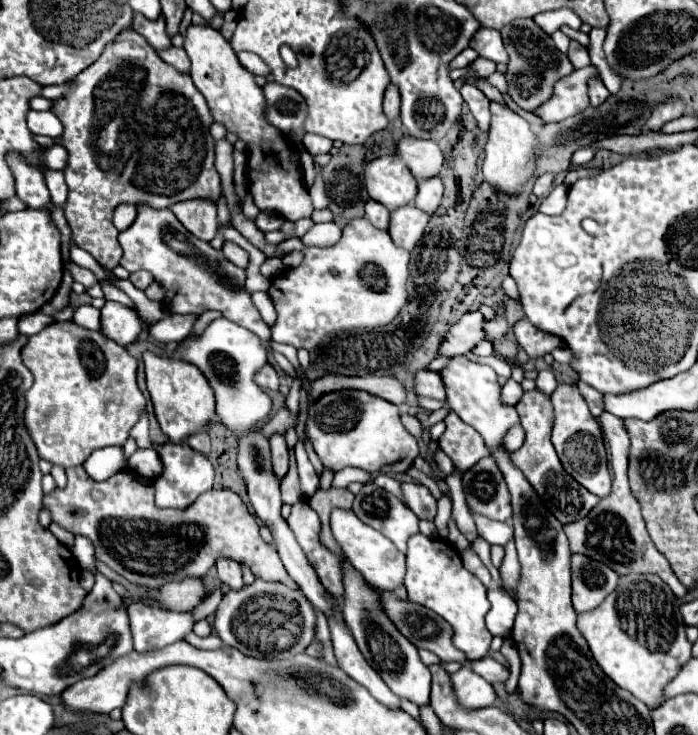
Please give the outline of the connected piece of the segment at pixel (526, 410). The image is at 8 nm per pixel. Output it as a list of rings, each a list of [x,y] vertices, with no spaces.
[[[531,390],[525,392],[523,398],[519,400],[519,404],[515,406],[519,412],[519,420],[521,426],[525,428],[525,444],[523,448],[519,448],[517,452],[513,452],[509,458],[513,460],[513,466],[517,466],[523,476],[529,480],[529,484],[535,488],[537,496],[543,500],[543,504],[549,508],[549,512],[561,522],[561,524],[571,524],[577,522],[581,518],[585,518],[591,508],[599,502],[599,498],[595,494],[591,494],[589,490],[585,490],[581,484],[577,484],[561,466],[555,448],[549,440],[551,436],[551,426],[553,426],[553,406],[551,400],[541,394],[539,390]]]

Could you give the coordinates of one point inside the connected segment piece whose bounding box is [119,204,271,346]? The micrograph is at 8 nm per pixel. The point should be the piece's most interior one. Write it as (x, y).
(196, 278)

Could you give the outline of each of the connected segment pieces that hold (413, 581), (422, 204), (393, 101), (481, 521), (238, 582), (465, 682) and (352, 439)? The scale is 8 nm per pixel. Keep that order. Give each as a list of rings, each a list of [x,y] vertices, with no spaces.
[[[413,534],[407,542],[407,574],[405,586],[409,600],[423,604],[447,620],[453,628],[453,644],[465,652],[467,660],[487,658],[491,648],[491,632],[485,626],[485,614],[489,612],[489,600],[485,596],[487,588],[477,576],[463,568],[459,552],[441,538],[427,538],[423,534]]]
[[[431,176],[429,180],[417,182],[417,196],[415,206],[427,214],[435,214],[439,202],[443,198],[443,182],[439,176]]]
[[[393,84],[387,86],[385,90],[385,98],[383,98],[383,112],[389,120],[395,120],[399,118],[399,104],[401,104],[401,98],[399,98],[399,92]]]
[[[471,512],[475,524],[477,524],[477,532],[483,540],[487,540],[491,546],[493,544],[501,544],[505,546],[511,538],[513,538],[513,526],[507,522],[493,522],[485,516],[475,516],[475,512]]]
[[[229,558],[217,560],[217,574],[223,584],[227,584],[231,590],[241,590],[243,588],[243,578],[241,578],[241,566]]]
[[[463,666],[459,672],[451,674],[451,684],[459,706],[467,712],[487,708],[495,702],[493,686],[481,676],[477,676],[469,666]]]
[[[357,390],[321,396],[309,408],[305,434],[323,466],[331,472],[351,466],[367,470],[369,474],[403,474],[419,454],[415,438],[401,424],[399,408],[387,400]]]

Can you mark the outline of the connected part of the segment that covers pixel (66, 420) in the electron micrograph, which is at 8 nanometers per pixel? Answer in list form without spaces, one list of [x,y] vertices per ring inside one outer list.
[[[53,322],[39,334],[31,336],[21,350],[23,364],[31,370],[35,382],[27,390],[25,400],[25,426],[39,452],[39,458],[53,466],[81,466],[93,450],[107,446],[123,446],[129,430],[145,412],[145,396],[137,386],[137,360],[119,344],[107,340],[101,332],[93,332],[69,322]]]

